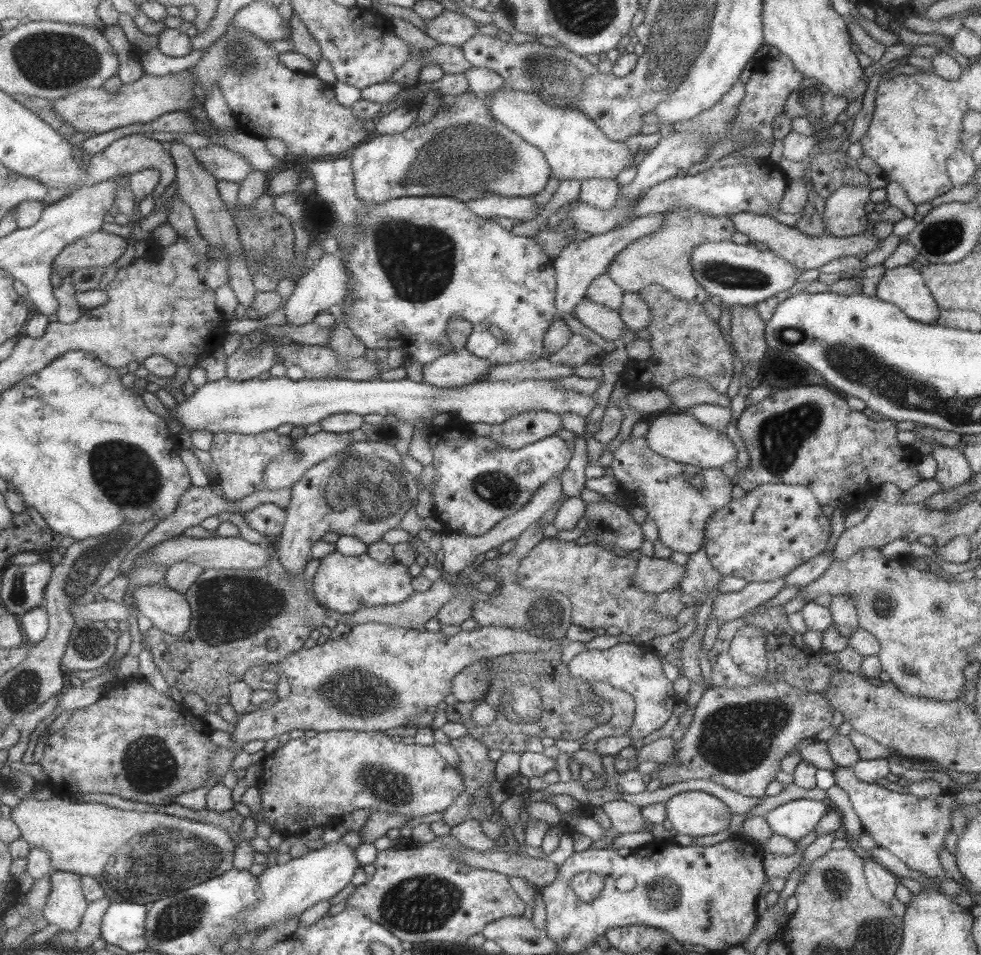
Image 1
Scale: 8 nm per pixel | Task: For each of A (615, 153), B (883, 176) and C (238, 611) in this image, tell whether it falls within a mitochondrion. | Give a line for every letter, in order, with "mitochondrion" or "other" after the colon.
A: other
B: other
C: mitochondrion

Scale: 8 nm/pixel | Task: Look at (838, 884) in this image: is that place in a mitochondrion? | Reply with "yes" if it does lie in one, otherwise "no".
yes

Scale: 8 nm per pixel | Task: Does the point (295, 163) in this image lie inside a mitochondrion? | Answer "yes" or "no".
no

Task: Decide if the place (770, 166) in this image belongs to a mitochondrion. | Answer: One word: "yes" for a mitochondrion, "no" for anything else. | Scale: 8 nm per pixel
no

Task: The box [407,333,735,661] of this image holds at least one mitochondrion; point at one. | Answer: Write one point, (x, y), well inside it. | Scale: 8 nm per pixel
(497, 489)

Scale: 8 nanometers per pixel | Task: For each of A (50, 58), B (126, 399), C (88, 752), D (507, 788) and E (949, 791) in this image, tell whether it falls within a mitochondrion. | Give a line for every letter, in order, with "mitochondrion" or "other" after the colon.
A: mitochondrion
B: other
C: other
D: other
E: other

